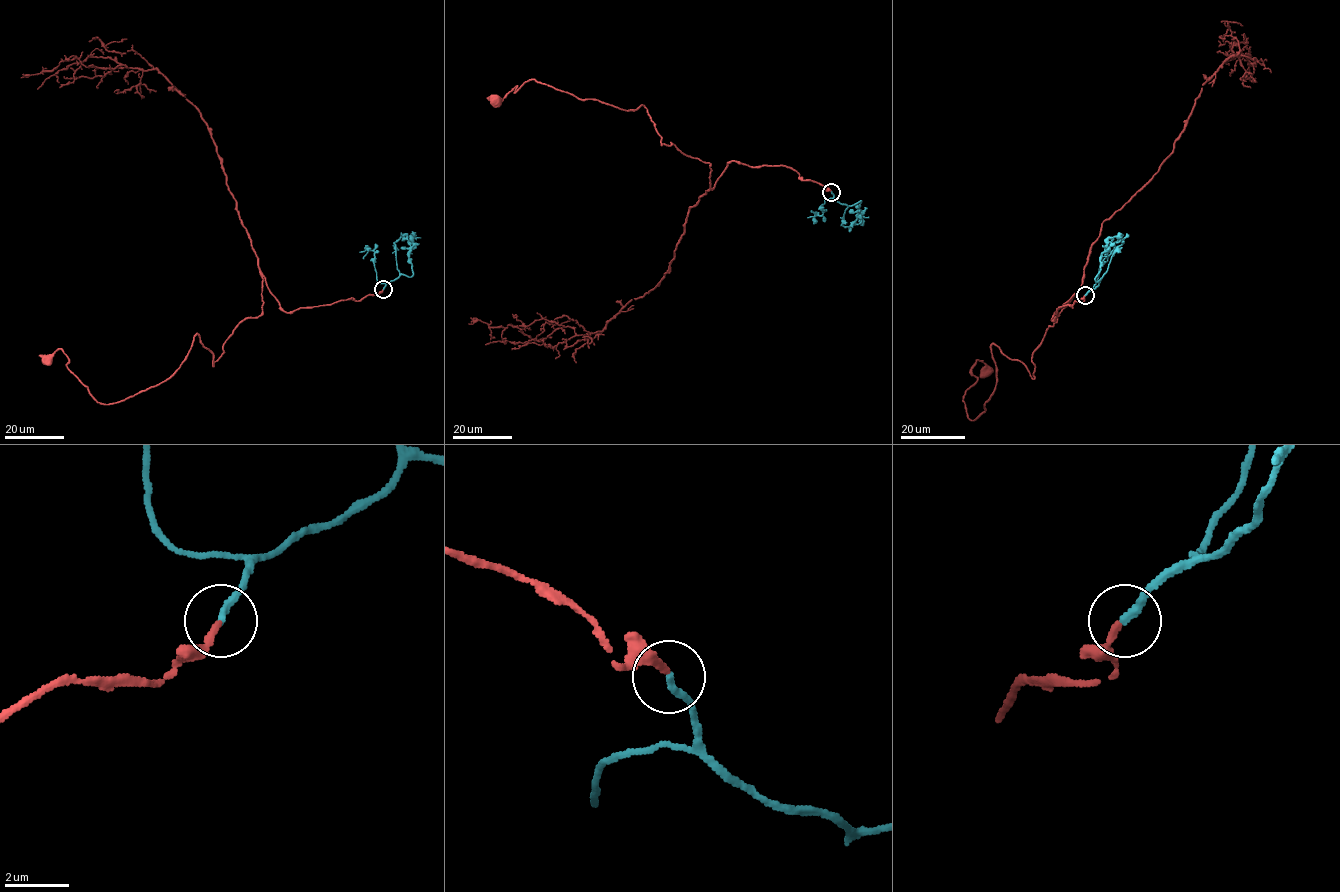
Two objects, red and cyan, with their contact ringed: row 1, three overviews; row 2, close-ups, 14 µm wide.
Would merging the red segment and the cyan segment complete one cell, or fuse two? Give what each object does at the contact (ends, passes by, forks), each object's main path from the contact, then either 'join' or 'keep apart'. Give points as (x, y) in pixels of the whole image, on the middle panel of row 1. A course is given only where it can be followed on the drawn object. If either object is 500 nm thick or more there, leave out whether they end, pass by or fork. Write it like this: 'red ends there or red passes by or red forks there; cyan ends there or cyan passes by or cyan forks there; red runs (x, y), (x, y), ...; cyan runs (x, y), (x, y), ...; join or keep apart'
red ends there; cyan ends there; red runs (831, 191), (783, 165), (734, 161), (711, 189), (710, 164), (662, 144), (642, 105), (534, 79), (495, 100); cyan runs (831, 192), (837, 201), (849, 206), (861, 201), (857, 206), (863, 225); join

